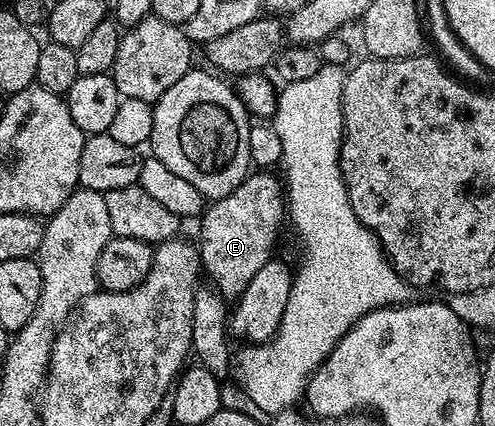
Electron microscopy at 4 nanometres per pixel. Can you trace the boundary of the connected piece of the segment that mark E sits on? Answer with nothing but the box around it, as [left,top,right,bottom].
[200,172,287,299]

